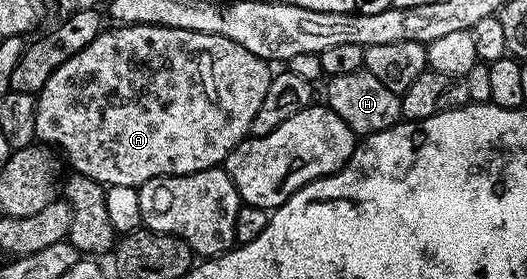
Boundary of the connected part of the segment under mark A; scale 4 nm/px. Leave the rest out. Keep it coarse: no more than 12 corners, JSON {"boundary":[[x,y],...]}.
{"boundary":[[99,33],[36,138],[106,187],[226,162],[268,62],[221,35]]}

